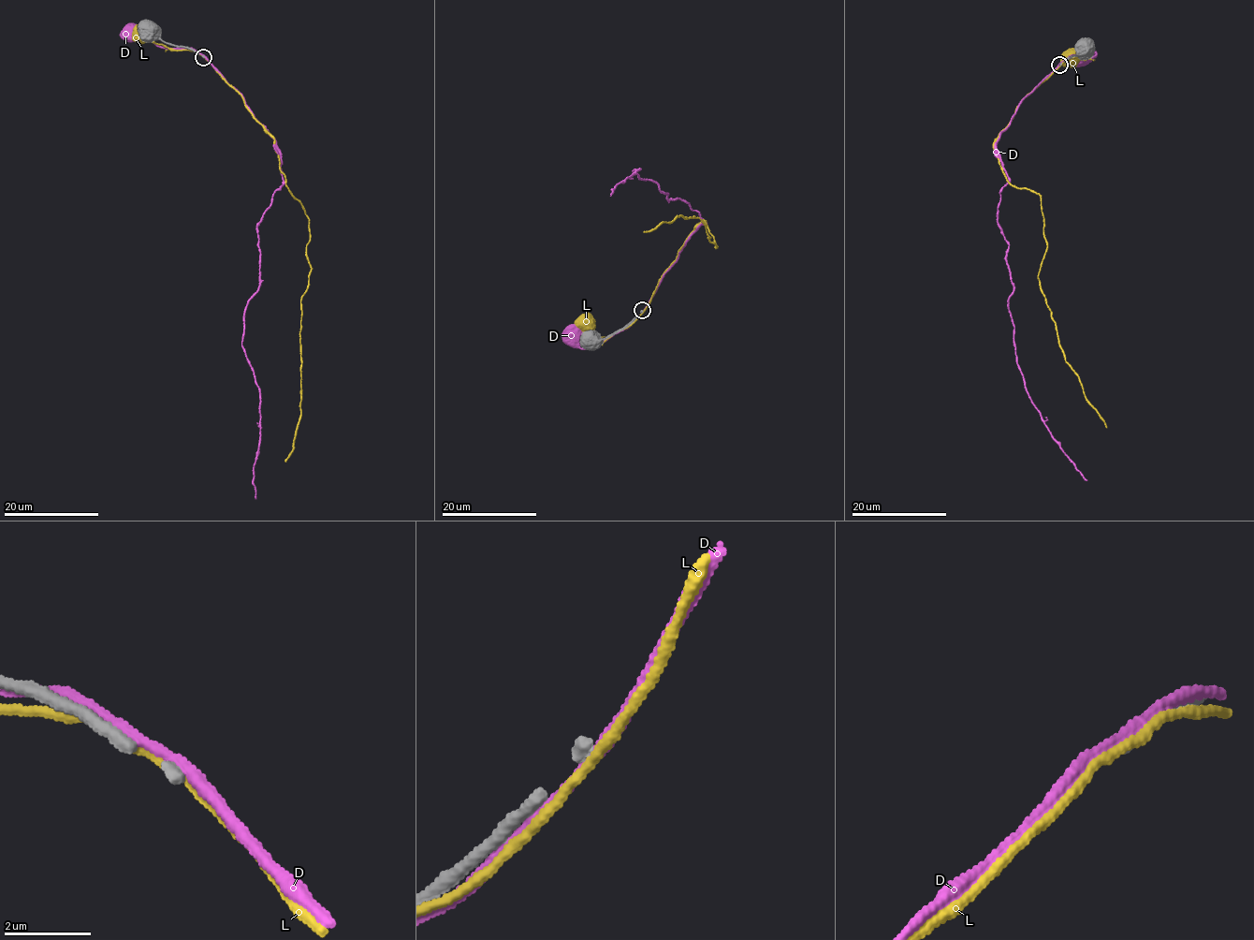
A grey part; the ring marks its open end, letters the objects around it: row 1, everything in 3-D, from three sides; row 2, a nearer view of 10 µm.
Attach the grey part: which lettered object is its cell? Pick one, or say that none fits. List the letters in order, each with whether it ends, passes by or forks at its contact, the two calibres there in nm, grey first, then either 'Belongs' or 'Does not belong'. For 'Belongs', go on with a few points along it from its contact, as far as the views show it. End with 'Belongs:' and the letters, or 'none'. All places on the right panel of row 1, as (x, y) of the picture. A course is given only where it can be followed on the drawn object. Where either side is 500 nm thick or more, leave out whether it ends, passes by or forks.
D: It passes by. Thickness 240 nm (grey) against 260 nm. Does not belong
L: It passes by. Thickness 240 nm (grey) against 220 nm. Does not belong
Belongs: none

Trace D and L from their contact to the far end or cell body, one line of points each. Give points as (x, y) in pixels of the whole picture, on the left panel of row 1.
D: (203, 56), (187, 48), (166, 49), (136, 34), (130, 36), (127, 35)
L: (203, 56), (189, 50), (153, 43), (146, 33), (142, 32)

